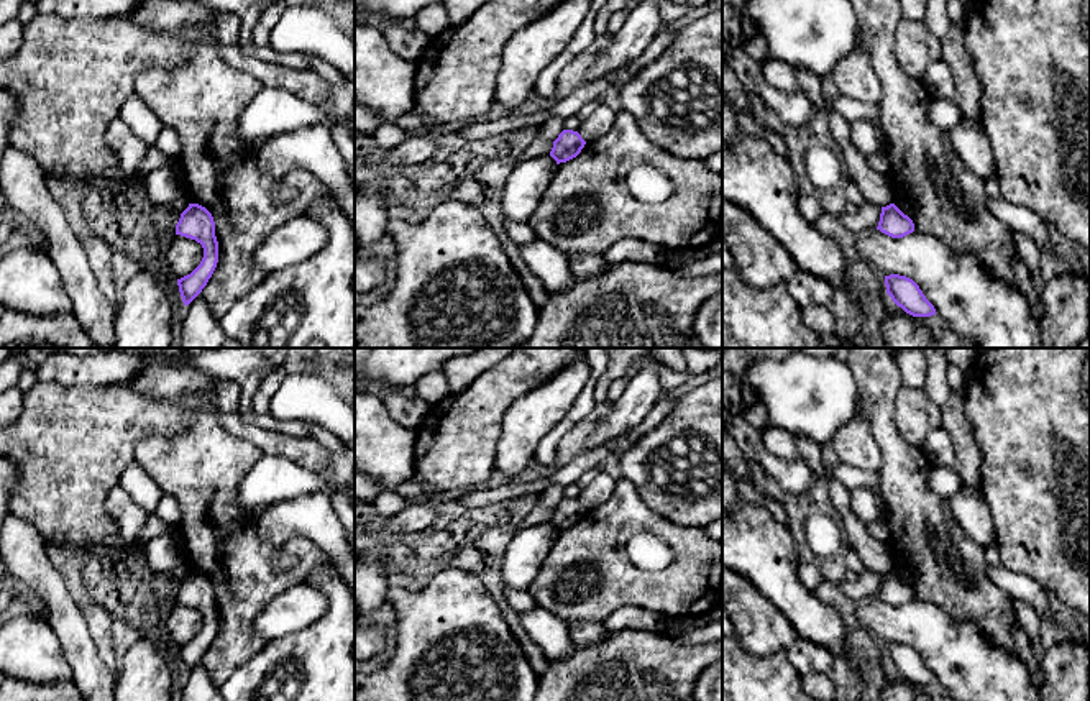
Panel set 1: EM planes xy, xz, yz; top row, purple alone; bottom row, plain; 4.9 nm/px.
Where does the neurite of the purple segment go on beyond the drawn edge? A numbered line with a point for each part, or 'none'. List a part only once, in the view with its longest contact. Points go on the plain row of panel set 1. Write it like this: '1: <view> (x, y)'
none

